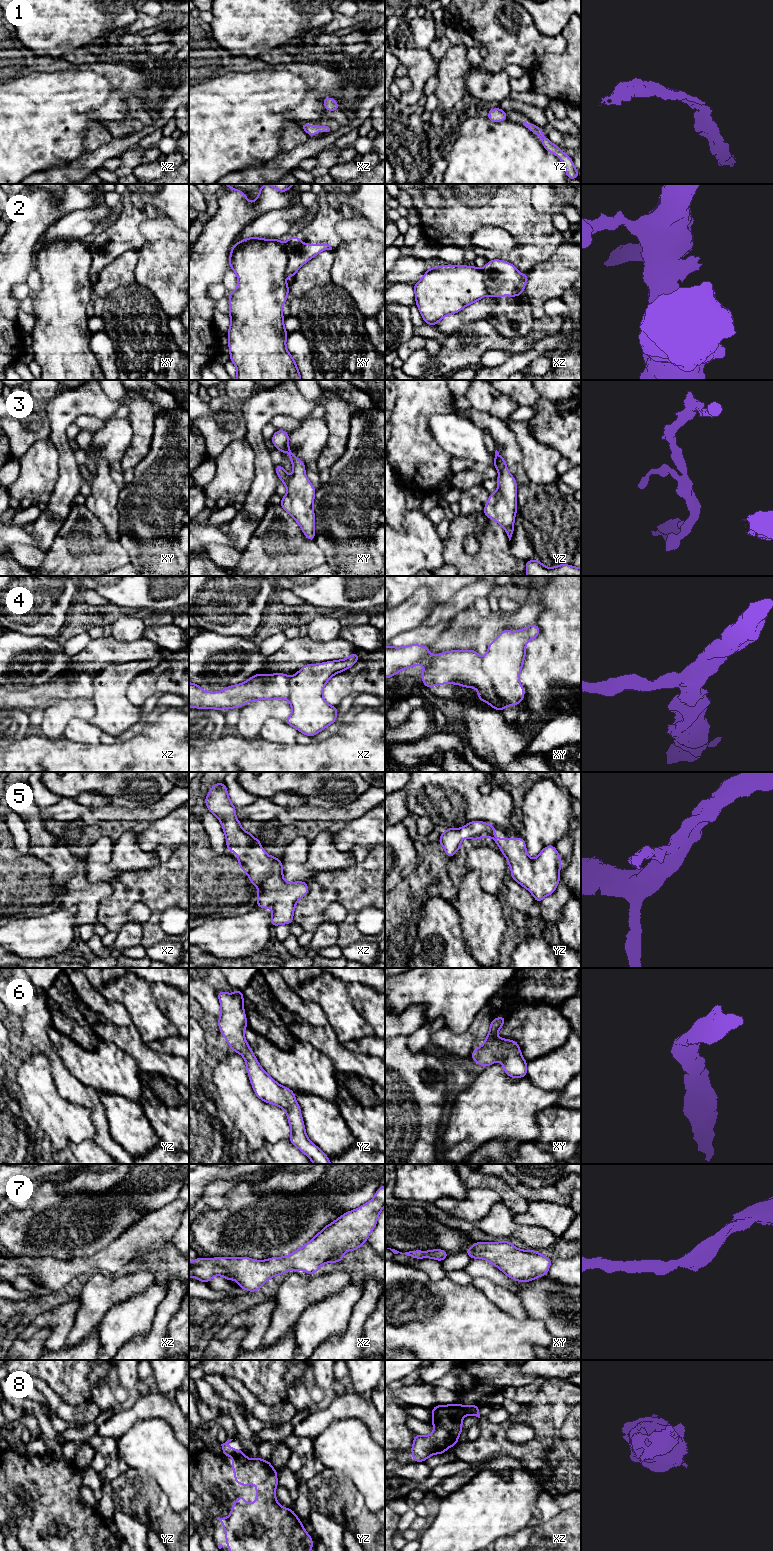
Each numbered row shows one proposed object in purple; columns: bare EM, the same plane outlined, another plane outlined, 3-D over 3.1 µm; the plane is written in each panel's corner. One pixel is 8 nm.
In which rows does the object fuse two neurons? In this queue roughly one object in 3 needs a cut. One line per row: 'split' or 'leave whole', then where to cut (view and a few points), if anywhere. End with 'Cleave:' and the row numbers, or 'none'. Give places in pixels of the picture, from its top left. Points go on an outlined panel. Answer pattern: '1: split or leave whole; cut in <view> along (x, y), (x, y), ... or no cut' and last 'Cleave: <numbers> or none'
1: leave whole; no cut
2: split; cut in xz along (480, 269), (487, 293)
3: leave whole; no cut
4: split; cut in xy along (482, 666), (504, 707)
5: leave whole; no cut
6: leave whole; no cut
7: leave whole; no cut
8: split; cut in yz along (242, 1453), (234, 1457)
Cleave: 2, 4, 8

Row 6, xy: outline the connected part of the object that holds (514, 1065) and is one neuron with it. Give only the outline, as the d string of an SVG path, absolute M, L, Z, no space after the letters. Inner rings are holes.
M499 1016L492 1020L484 1044L476 1047L471 1057L483 1067L500 1061L503 1064L504 1072L509 1077L522 1078L527 1075L527 1062L522 1056L519 1044L515 1040L502 1039L496 1035L506 1019L506 1017Z

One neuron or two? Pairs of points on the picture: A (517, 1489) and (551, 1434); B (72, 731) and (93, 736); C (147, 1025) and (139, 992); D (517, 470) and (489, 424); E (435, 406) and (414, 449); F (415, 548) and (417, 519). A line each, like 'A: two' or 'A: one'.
A: two
B: one
C: one
D: one
E: one
F: one

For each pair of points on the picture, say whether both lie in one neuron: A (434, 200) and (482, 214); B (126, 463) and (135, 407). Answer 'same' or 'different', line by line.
A: different
B: same

